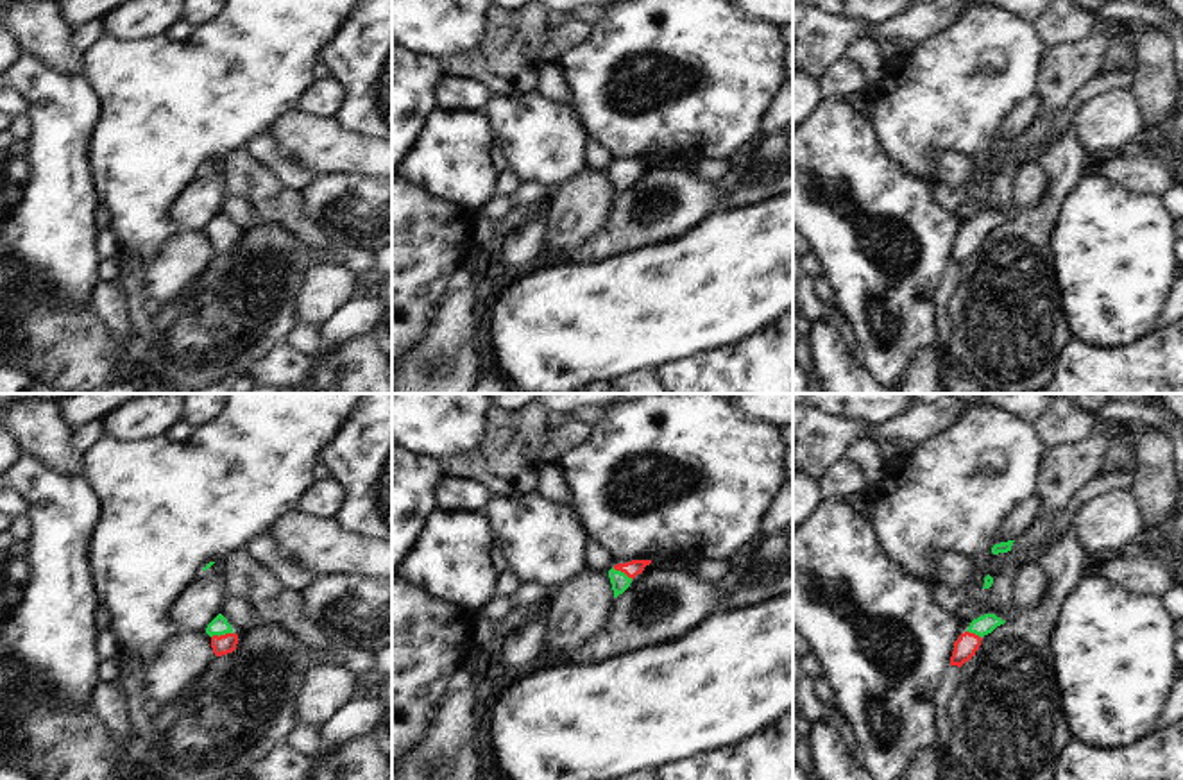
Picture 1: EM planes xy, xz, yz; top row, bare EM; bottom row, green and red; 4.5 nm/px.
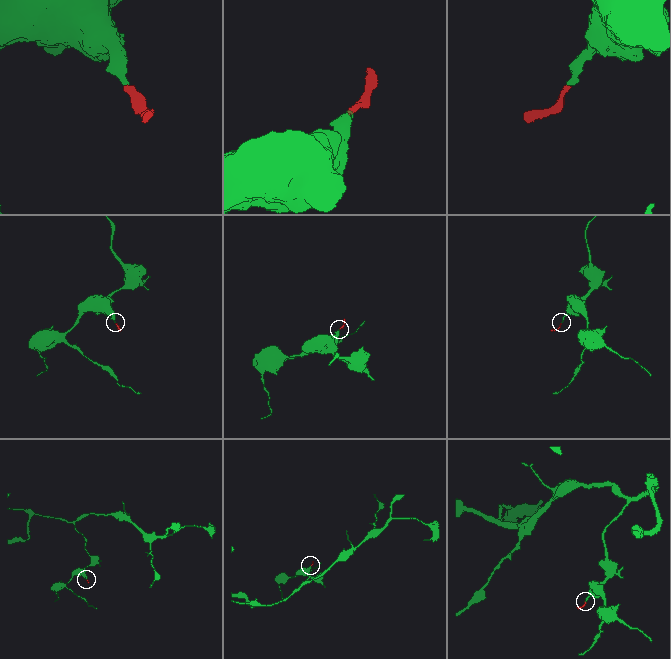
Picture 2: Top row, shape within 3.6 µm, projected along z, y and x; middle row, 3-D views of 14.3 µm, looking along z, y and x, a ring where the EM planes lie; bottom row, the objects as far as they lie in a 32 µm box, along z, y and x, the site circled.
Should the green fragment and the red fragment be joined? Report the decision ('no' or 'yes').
yes

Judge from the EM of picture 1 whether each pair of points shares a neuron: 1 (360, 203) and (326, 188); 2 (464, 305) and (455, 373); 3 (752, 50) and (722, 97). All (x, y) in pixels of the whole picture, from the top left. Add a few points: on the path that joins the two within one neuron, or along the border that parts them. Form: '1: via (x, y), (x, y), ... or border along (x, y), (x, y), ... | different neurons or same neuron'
1: via (351, 203), (340, 203), (335, 197) | same neuron
2: via (459, 321), (455, 356) | same neuron
3: via (741, 61), (722, 81), (722, 86) | same neuron

